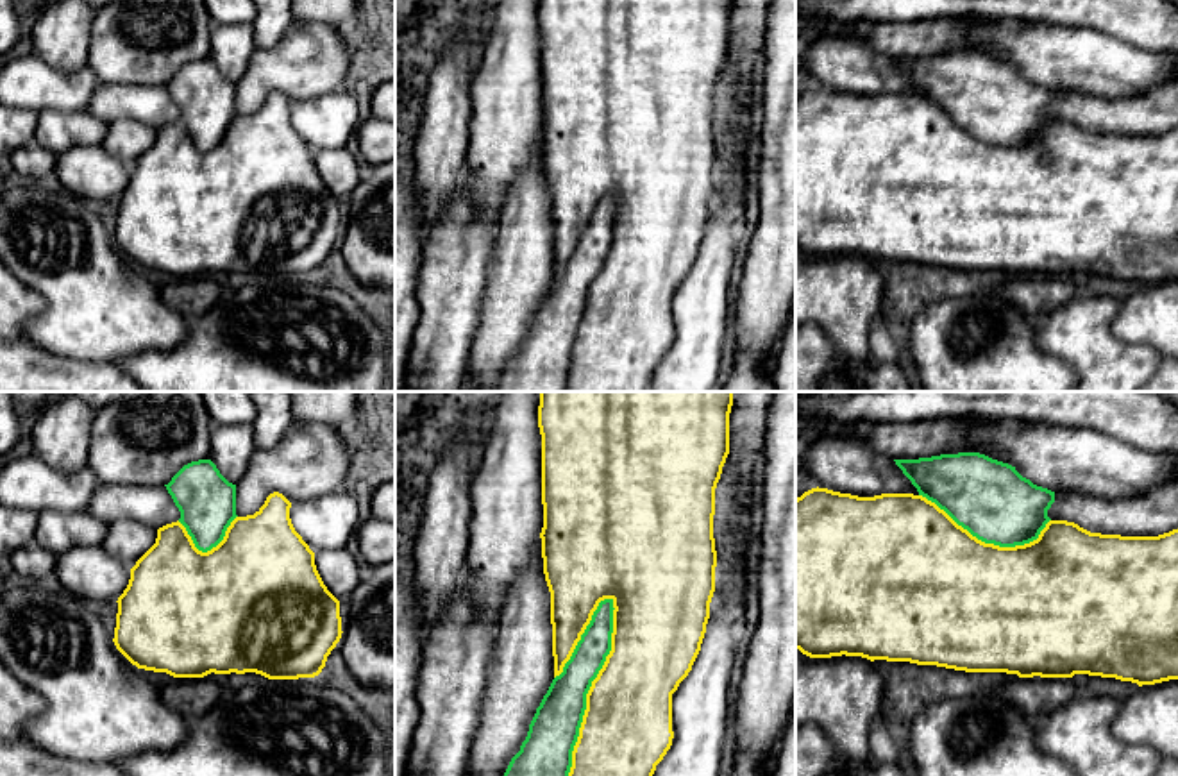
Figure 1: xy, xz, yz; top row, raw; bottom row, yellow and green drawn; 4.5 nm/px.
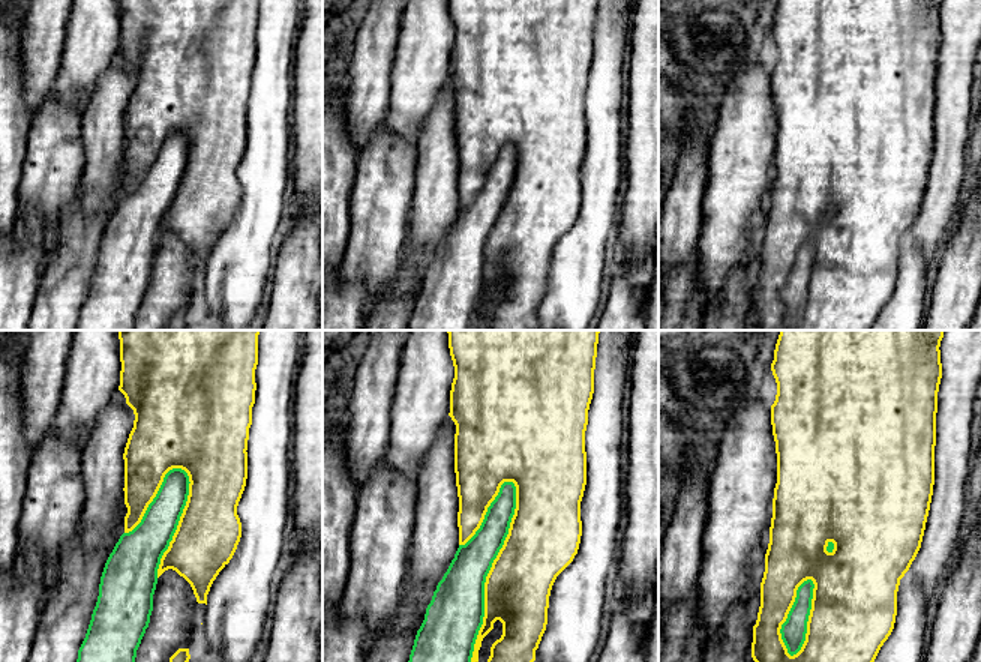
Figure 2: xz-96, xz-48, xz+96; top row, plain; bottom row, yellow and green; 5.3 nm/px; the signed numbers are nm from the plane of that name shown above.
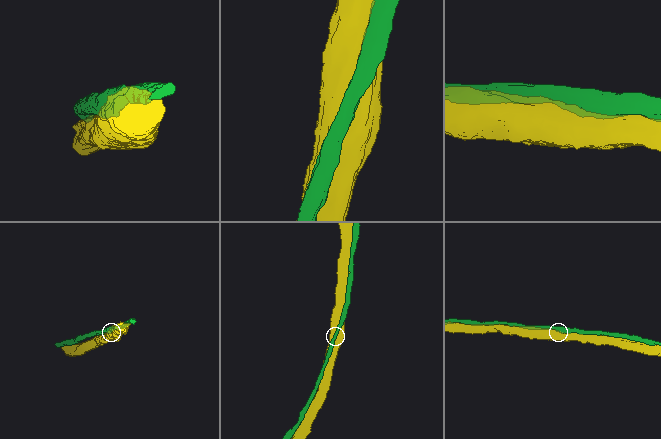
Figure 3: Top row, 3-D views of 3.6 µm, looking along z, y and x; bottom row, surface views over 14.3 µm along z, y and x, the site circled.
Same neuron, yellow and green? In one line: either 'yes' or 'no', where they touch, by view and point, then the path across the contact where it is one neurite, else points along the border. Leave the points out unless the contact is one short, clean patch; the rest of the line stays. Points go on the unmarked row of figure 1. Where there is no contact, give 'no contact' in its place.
no; contact xz (587, 294)

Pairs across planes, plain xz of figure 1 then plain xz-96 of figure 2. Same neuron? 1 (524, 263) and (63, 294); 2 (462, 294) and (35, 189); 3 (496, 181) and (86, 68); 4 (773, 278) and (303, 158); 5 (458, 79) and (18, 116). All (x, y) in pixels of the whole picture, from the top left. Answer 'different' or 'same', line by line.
1: different
2: same
3: same
4: same
5: different

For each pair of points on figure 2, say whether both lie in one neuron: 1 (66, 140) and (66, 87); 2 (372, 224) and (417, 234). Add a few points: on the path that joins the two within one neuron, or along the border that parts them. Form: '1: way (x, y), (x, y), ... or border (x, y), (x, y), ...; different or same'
1: border (54, 89), (54, 93), (63, 104), (81, 113); different
2: border (413, 197), (401, 252); different

